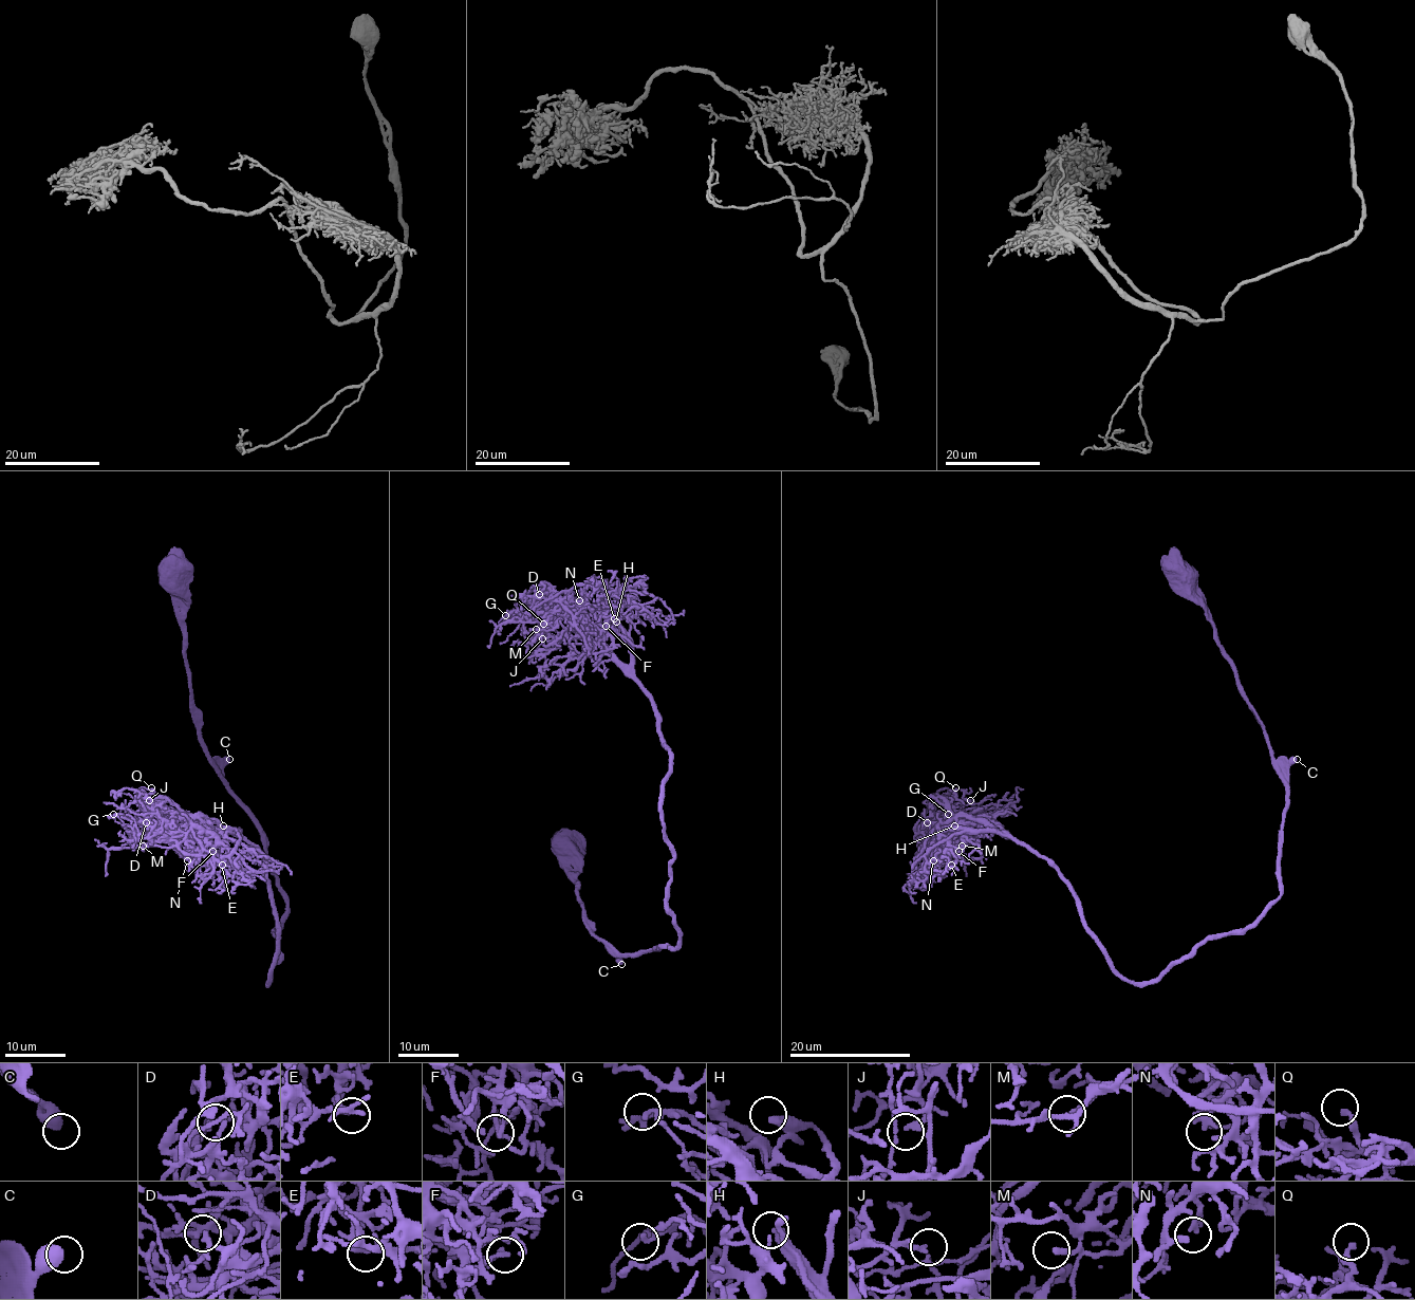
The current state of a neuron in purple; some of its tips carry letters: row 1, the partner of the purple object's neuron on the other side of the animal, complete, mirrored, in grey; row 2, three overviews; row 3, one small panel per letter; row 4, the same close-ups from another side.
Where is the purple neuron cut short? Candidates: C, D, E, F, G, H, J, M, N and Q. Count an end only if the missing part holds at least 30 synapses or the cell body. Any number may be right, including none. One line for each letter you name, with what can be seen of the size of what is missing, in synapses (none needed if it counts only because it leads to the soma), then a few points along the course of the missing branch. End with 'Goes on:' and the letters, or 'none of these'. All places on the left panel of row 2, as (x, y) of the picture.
H: about 1500 synapses
Goes on: H

